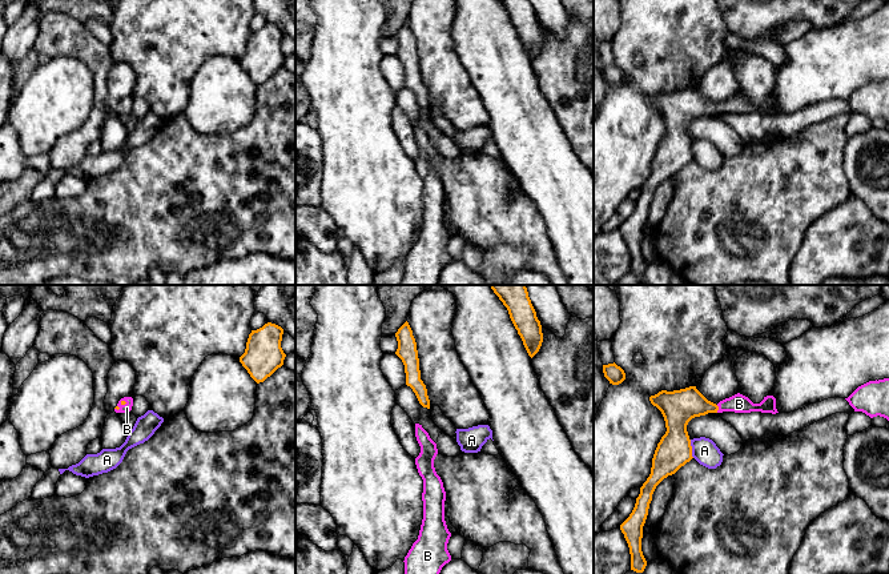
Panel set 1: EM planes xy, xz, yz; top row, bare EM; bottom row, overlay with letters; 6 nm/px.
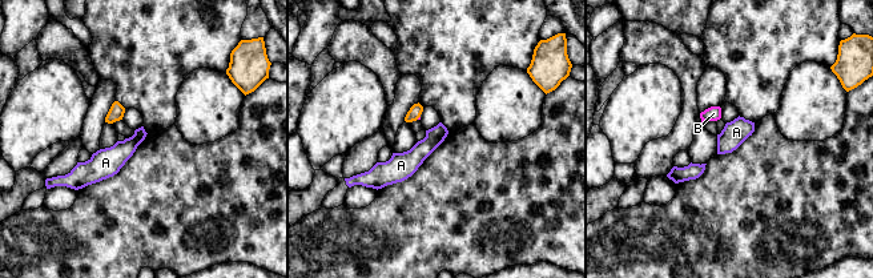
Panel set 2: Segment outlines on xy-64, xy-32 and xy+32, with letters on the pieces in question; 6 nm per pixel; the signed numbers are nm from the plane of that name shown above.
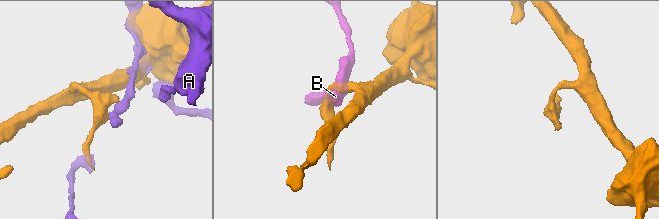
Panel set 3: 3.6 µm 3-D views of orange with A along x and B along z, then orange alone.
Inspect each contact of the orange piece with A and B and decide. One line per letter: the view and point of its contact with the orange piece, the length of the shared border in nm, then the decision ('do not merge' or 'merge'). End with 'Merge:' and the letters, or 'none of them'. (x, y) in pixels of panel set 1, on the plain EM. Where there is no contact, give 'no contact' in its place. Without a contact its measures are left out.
A: yz (691, 151) | 110 nm | do not merge
B: yz (717, 111) | 50 nm | merge
Merge: B

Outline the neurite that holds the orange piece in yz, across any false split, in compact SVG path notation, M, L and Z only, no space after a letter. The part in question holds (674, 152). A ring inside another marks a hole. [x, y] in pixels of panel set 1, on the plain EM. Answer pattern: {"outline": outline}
{"outline": "M696 88L673 93L661 92L651 97L649 103L661 113L667 133L657 145L652 160L651 176L640 189L635 209L629 218L620 226L620 232L629 249L631 272L636 274L643 274L647 268L641 253L641 240L652 196L664 180L675 176L693 160L691 141L687 133L688 124L695 119L708 115L779 115L773 97L767 97L760 105L753 105L748 99L737 95L716 107L708 103Z"}

